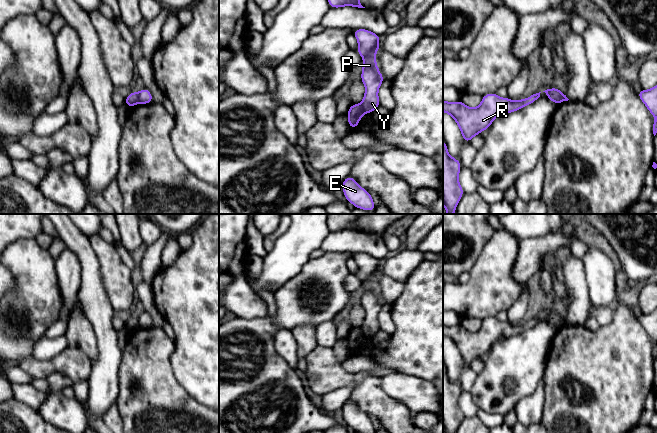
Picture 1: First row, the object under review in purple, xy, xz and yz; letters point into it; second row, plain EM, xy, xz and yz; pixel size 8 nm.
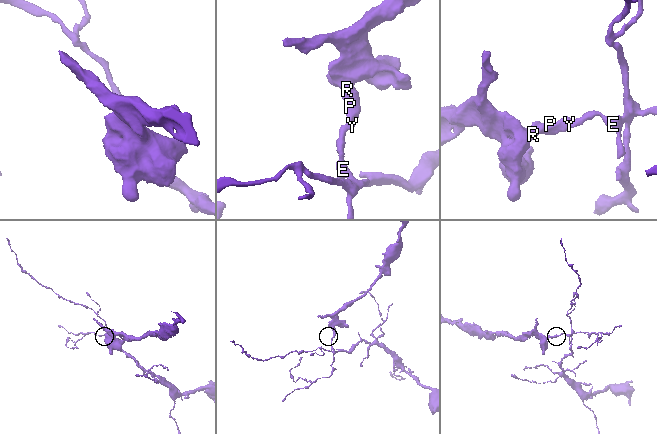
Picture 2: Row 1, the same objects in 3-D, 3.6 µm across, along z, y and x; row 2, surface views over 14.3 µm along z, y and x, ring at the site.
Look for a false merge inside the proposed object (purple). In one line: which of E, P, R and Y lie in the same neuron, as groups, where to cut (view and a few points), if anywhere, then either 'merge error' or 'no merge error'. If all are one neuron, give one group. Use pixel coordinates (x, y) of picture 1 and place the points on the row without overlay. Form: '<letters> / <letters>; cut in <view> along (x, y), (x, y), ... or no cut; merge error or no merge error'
E / P R Y; cut in xy along (137, 317), (139, 326); merge error

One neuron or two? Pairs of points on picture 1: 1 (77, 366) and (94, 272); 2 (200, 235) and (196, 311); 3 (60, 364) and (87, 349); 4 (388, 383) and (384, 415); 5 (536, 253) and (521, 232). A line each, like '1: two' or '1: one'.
1: two
2: one
3: two
4: two
5: two

